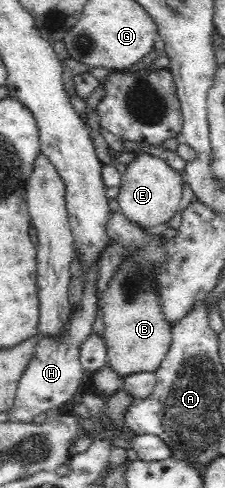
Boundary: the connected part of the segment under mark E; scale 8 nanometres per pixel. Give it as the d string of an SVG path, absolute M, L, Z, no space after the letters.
M149 152L136 153L134 159L126 165L120 177L120 210L133 223L147 229L160 230L179 212L179 201L184 186L188 184L184 171L176 170L165 160Z

